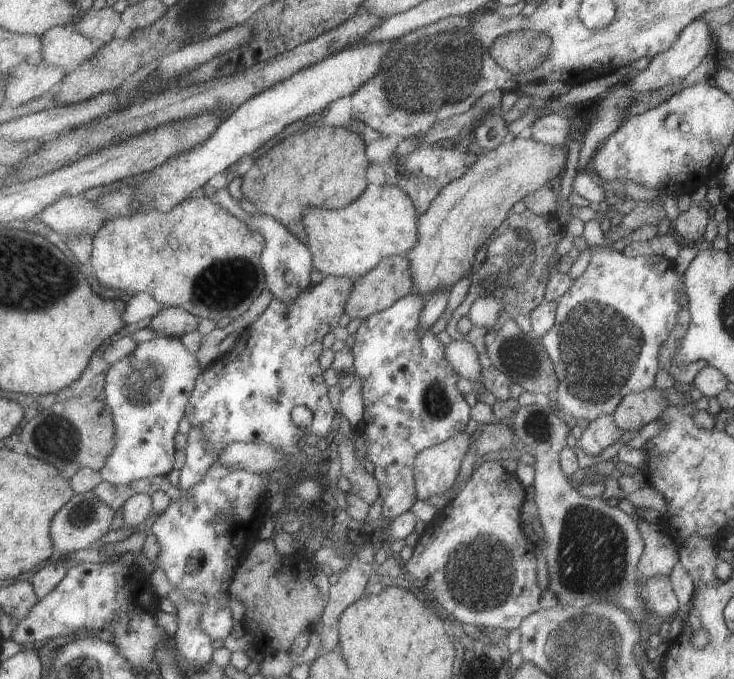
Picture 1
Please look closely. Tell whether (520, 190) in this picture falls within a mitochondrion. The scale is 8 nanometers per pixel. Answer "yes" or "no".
no

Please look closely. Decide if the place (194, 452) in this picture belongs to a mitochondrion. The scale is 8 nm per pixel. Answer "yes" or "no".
no

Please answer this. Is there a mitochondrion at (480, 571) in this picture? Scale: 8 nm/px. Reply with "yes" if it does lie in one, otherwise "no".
yes

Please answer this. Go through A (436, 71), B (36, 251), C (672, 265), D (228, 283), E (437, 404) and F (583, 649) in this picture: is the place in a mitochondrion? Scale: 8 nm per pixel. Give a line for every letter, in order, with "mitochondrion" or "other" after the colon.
A: mitochondrion
B: other
C: other
D: mitochondrion
E: mitochondrion
F: mitochondrion

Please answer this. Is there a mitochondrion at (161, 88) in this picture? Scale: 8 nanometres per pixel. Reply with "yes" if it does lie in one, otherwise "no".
no

